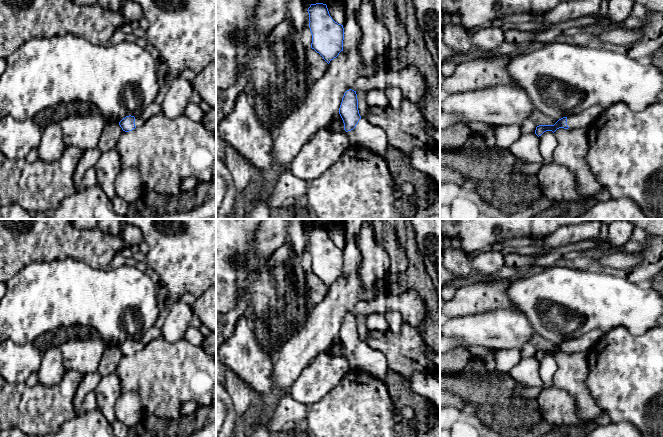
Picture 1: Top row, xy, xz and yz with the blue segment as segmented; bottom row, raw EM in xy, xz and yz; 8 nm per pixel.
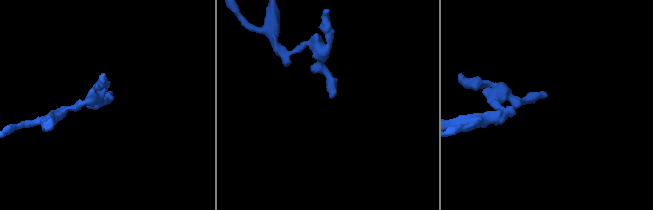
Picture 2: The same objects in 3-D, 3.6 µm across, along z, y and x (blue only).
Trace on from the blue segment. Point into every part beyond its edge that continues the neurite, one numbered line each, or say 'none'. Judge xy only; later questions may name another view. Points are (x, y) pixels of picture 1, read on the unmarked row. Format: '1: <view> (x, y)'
1: xy (139, 345)

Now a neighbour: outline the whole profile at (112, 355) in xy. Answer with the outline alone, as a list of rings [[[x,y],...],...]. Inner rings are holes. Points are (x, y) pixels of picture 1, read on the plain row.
[[[107,346],[98,365],[97,373],[102,377],[115,373],[122,356],[118,346]]]

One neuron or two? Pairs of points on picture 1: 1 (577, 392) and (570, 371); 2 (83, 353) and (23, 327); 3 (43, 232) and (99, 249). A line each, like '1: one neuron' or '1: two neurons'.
1: one neuron
2: two neurons
3: one neuron

